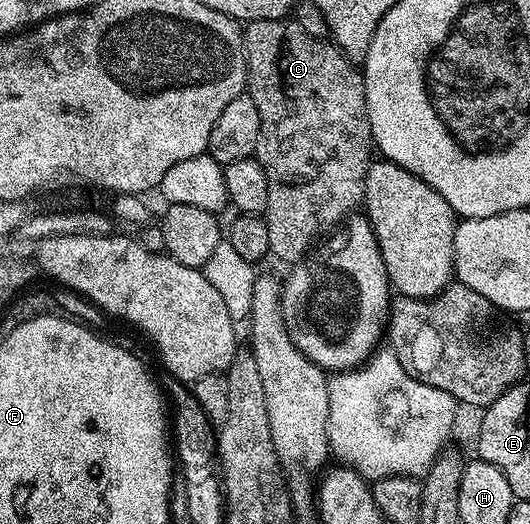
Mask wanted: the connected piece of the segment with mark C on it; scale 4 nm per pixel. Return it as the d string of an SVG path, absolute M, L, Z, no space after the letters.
M256 20L245 23L242 32L242 50L246 53L246 90L260 112L260 136L254 153L259 164L264 168L264 176L268 176L268 204L264 217L268 226L269 253L273 257L278 257L282 262L297 264L311 253L315 243L325 239L331 231L351 217L352 212L357 211L354 210L357 206L359 209L363 205L366 192L366 169L369 168L372 161L370 121L366 107L366 80L363 71L359 67L357 70L354 67L357 65L347 58L333 41L308 36L308 32L304 32L304 28L300 28L300 24L296 24L293 20Z

